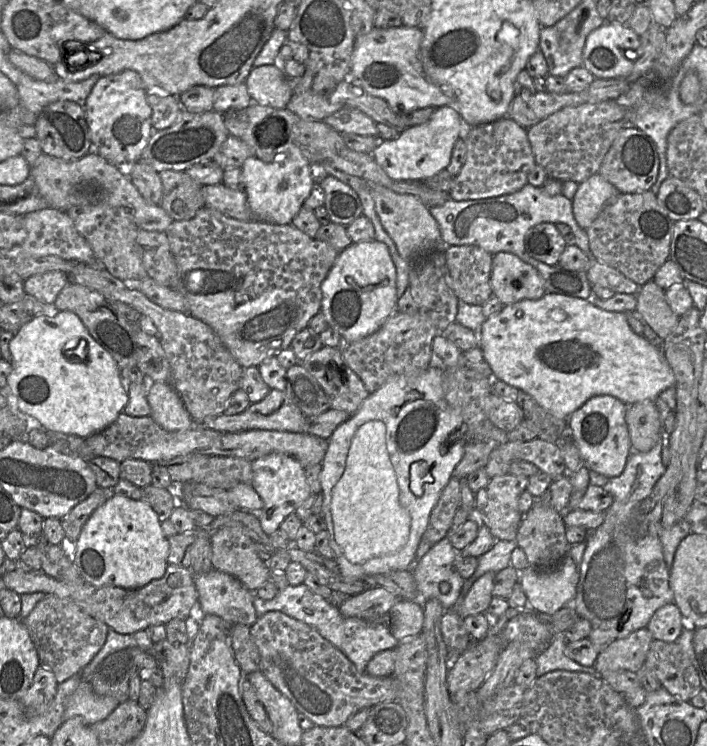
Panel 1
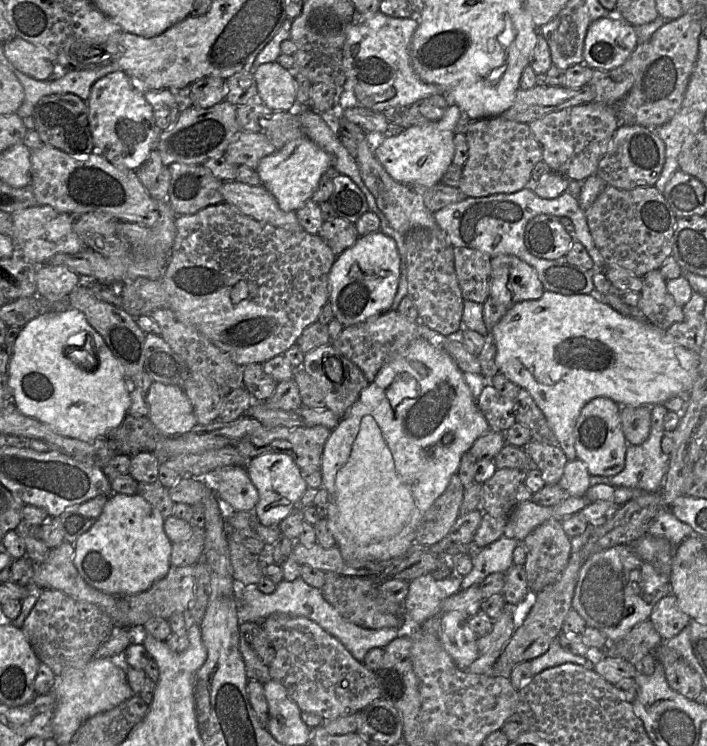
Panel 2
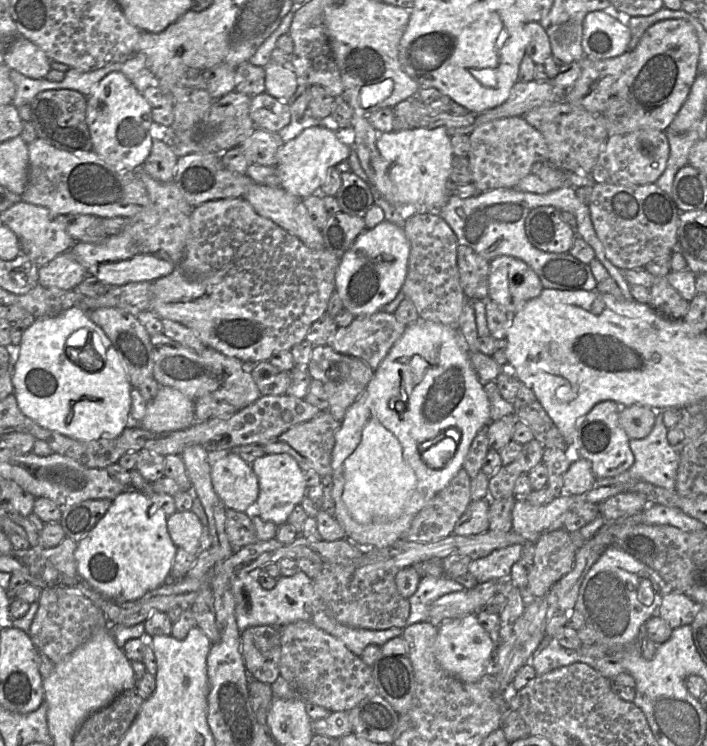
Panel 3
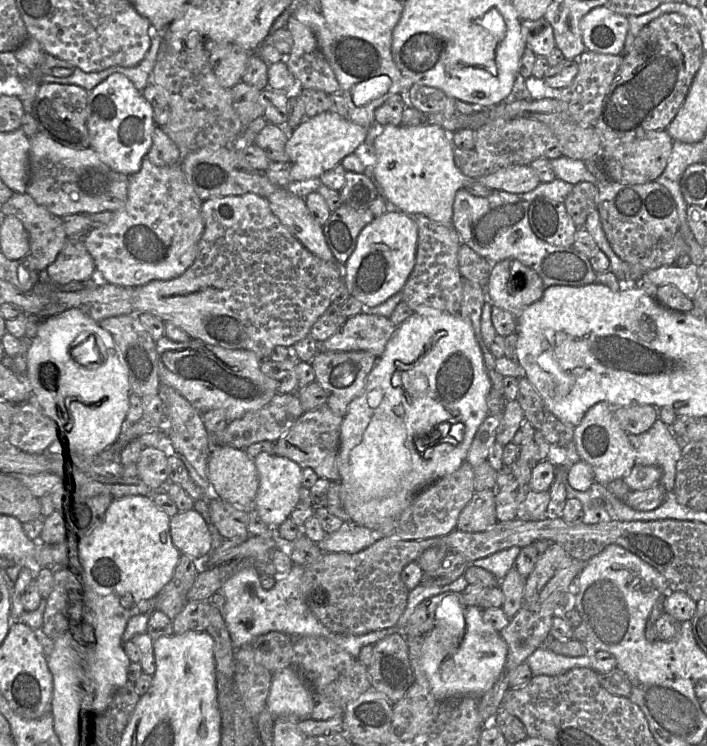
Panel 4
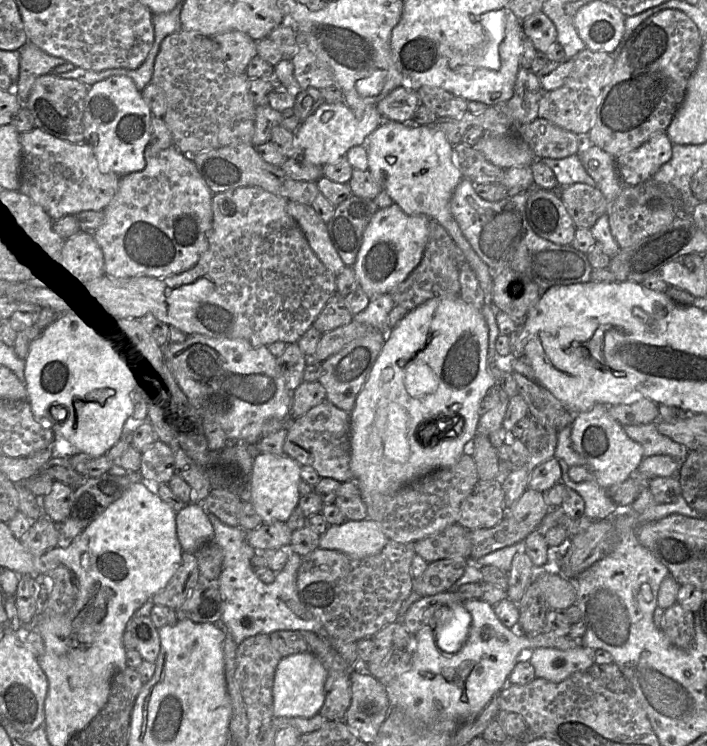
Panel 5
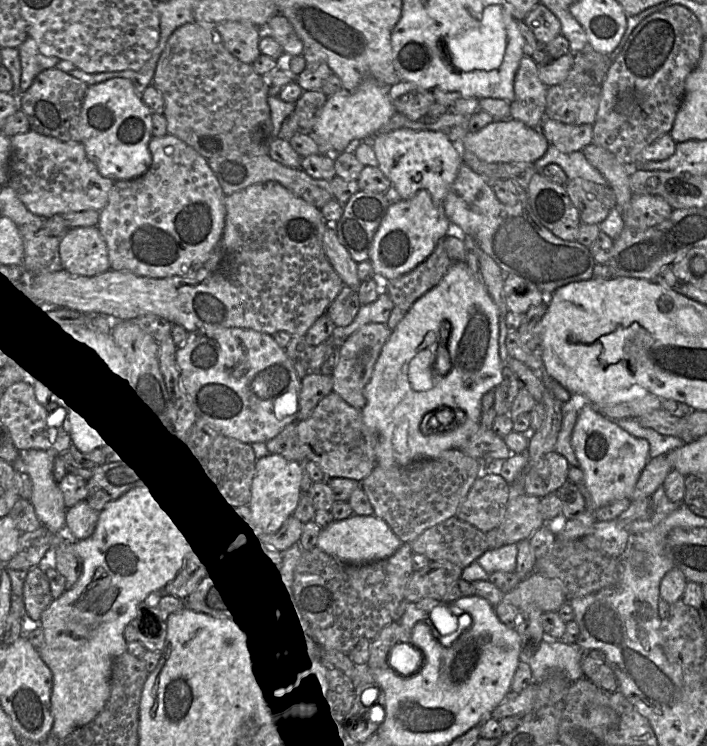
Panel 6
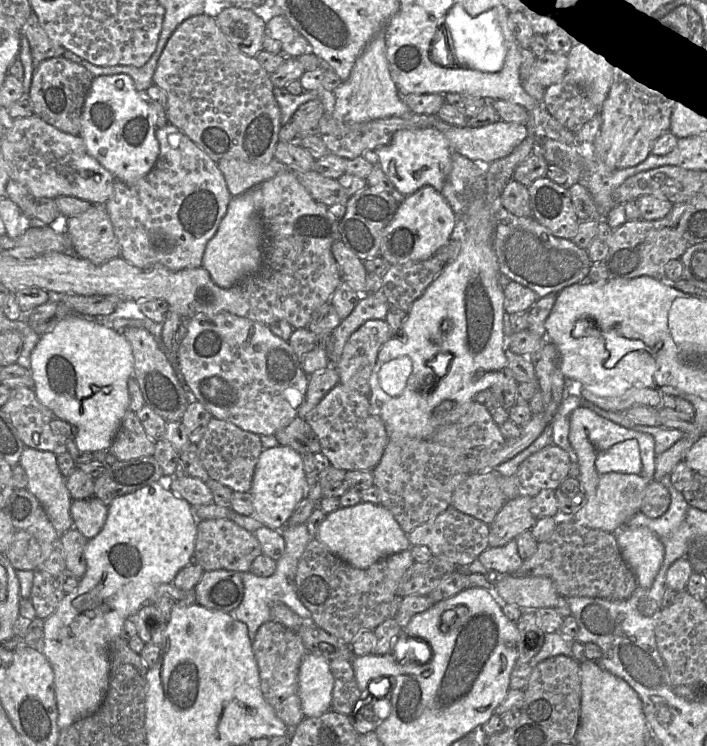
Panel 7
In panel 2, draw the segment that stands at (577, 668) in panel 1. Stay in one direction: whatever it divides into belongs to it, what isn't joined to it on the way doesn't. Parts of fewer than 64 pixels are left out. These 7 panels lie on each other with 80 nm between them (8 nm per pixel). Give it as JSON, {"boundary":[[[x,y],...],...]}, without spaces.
{"boundary":[[[555,638],[548,651],[541,656],[531,660],[532,672],[534,675],[543,671],[567,663],[577,664],[586,669],[594,670],[598,661],[603,658],[601,651],[595,651],[590,657],[584,657],[567,652],[560,645],[559,638]]]}

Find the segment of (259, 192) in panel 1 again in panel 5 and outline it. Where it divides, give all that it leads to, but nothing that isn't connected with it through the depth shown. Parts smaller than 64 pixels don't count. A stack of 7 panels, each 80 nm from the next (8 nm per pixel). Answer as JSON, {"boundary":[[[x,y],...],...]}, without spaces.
{"boundary":[[[346,103],[323,104],[300,124],[295,131],[297,147],[305,159],[314,165],[325,166],[337,162],[354,146],[367,143],[369,136],[384,122],[377,106],[367,107],[362,115],[356,115]]]}

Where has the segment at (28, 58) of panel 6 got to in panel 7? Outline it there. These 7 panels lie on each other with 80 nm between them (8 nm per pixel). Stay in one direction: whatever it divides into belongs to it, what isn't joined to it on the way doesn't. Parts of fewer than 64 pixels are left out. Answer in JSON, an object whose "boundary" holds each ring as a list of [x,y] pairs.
{"boundary":[[[31,10],[22,29],[22,35],[27,39],[35,68],[44,60],[52,57],[60,57],[66,49],[53,41],[42,28],[36,14]]]}

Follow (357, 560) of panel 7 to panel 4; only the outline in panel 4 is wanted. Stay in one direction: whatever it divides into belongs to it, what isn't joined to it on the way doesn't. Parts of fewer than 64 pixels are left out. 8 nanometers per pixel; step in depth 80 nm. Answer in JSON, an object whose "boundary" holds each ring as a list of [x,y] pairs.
{"boundary":[[[353,523],[340,530],[326,535],[320,542],[320,548],[324,553],[357,553],[374,544],[380,537],[377,532]]]}

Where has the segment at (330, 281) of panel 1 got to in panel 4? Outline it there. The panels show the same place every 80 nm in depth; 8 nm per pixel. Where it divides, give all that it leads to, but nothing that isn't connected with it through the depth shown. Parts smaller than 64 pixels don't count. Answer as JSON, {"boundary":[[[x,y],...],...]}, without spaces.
{"boundary":[[[396,209],[374,217],[361,230],[355,250],[343,265],[343,281],[349,294],[368,308],[400,292],[415,265],[417,242],[418,228],[411,215]]]}

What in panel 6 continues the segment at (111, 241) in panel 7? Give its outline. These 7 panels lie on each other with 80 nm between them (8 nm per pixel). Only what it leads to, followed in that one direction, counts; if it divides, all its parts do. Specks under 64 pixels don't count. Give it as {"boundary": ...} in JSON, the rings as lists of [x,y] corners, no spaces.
{"boundary":[[[97,226],[68,229],[60,242],[61,267],[70,273],[93,276],[110,268],[108,247]]]}

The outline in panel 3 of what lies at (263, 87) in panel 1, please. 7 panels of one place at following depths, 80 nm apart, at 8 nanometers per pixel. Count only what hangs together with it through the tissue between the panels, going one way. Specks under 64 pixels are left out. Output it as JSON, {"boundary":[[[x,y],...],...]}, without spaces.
{"boundary":[[[272,61],[264,66],[264,71],[265,92],[280,101],[288,102],[298,86],[294,71]]]}

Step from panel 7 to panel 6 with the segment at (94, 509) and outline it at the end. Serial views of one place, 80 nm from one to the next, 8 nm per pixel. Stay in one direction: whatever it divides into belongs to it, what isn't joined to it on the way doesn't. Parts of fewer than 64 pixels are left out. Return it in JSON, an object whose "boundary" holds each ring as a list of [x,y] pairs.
{"boundary":[[[84,500],[76,503],[66,512],[66,533],[63,540],[84,540],[95,531],[100,512],[95,511]]]}

